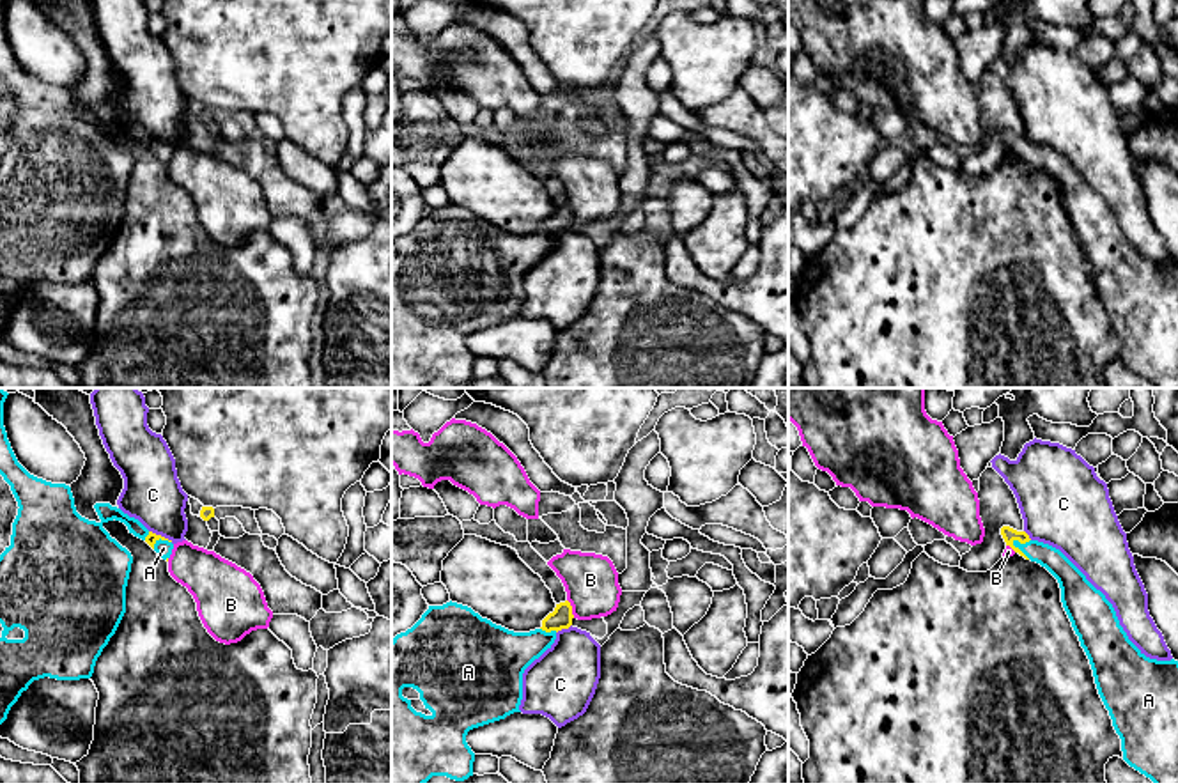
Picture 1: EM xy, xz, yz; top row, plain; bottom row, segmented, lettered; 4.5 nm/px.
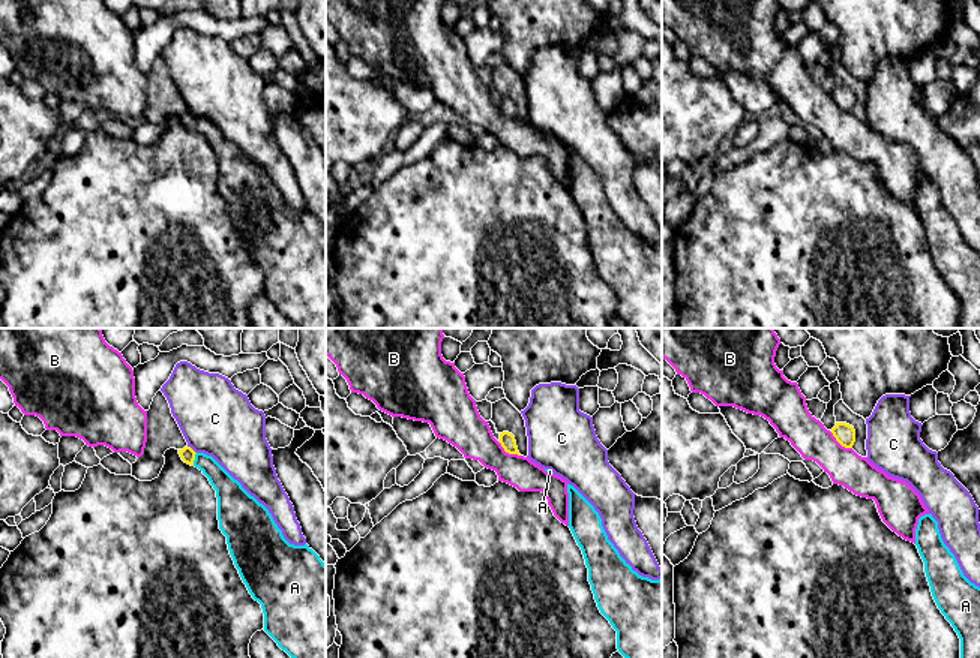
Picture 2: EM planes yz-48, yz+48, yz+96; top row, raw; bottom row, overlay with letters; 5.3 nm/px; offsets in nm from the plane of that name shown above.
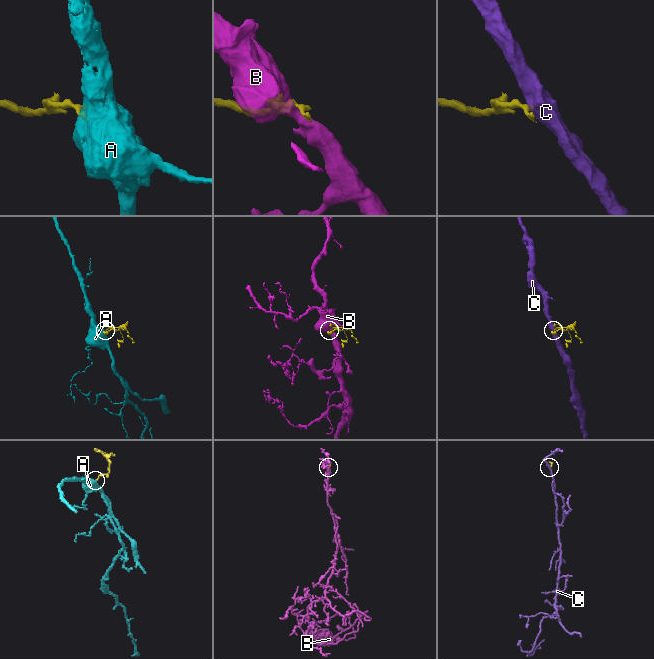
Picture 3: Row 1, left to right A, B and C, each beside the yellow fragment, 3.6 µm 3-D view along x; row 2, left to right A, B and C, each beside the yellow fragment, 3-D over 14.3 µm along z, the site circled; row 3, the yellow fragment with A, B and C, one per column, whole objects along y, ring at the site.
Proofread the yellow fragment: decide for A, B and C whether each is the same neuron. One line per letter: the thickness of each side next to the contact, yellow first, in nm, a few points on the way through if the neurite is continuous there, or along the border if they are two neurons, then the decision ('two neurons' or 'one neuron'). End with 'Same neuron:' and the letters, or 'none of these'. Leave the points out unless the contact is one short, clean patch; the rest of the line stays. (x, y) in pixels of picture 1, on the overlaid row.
A: 70 nm thick on the yellow side, 110 nm on the other; runs through yz (1008, 534), (1019, 550), (1044, 553), (1067, 574); one neuron
B: 100 nm thick on the yellow side, 240 nm on the other; two neurons
C: 100 nm thick on the yellow side, 300 nm on the other; border along xz (571, 624), (557, 633); two neurons
Same neuron: A

